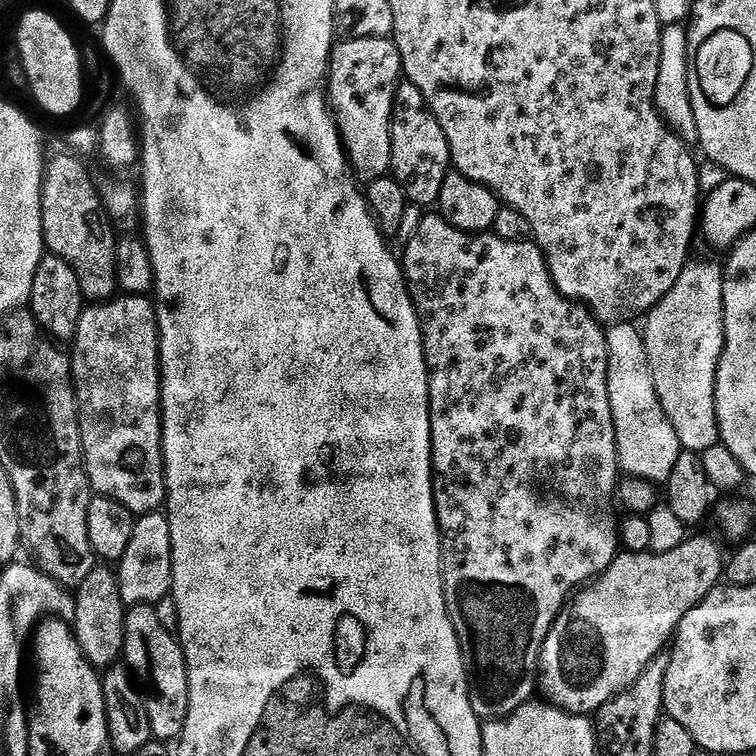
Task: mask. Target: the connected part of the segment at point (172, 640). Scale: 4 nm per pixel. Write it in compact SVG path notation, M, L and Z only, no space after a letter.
M136 606L125 615L122 660L134 677L134 687L142 701L142 715L148 721L149 733L157 741L169 742L184 732L188 713L188 671L179 639L160 625L156 611L152 606Z

